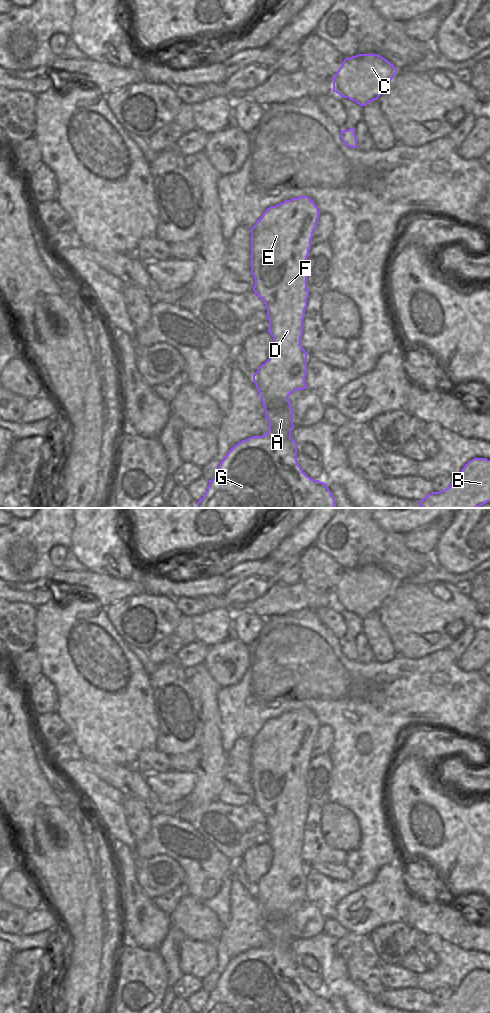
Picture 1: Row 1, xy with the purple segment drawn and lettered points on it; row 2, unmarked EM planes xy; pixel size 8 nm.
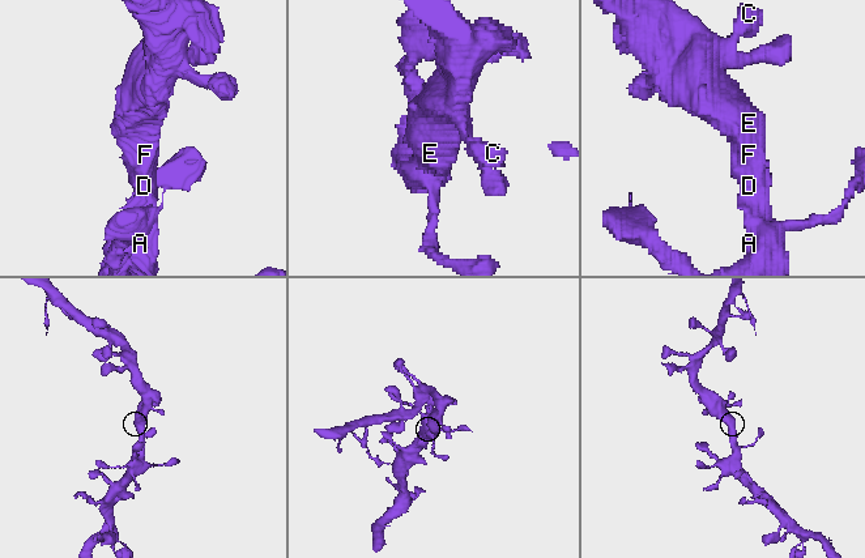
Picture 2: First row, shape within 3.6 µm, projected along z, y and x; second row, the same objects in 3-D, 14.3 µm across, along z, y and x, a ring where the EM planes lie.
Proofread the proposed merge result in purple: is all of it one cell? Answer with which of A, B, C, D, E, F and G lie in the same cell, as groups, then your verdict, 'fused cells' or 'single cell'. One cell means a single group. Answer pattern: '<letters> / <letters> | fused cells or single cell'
A B C D E F G | single cell

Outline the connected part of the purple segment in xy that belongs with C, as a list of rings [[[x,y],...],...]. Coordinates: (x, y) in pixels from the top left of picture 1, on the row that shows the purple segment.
[[[358,54],[345,58],[333,77],[333,92],[360,106],[377,100],[397,69],[378,54]]]

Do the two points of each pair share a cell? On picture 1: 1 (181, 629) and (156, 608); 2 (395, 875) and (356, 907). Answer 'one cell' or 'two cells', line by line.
1: two cells
2: one cell

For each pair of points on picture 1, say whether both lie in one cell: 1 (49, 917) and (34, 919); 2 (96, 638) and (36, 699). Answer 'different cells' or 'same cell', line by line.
1: same cell
2: different cells

